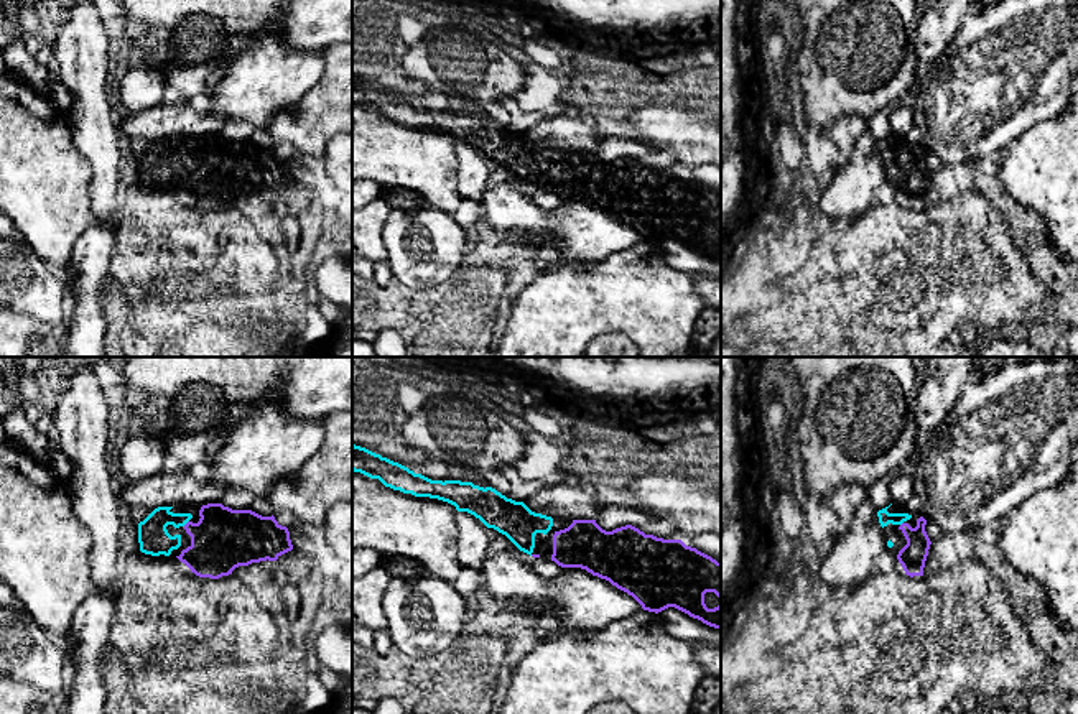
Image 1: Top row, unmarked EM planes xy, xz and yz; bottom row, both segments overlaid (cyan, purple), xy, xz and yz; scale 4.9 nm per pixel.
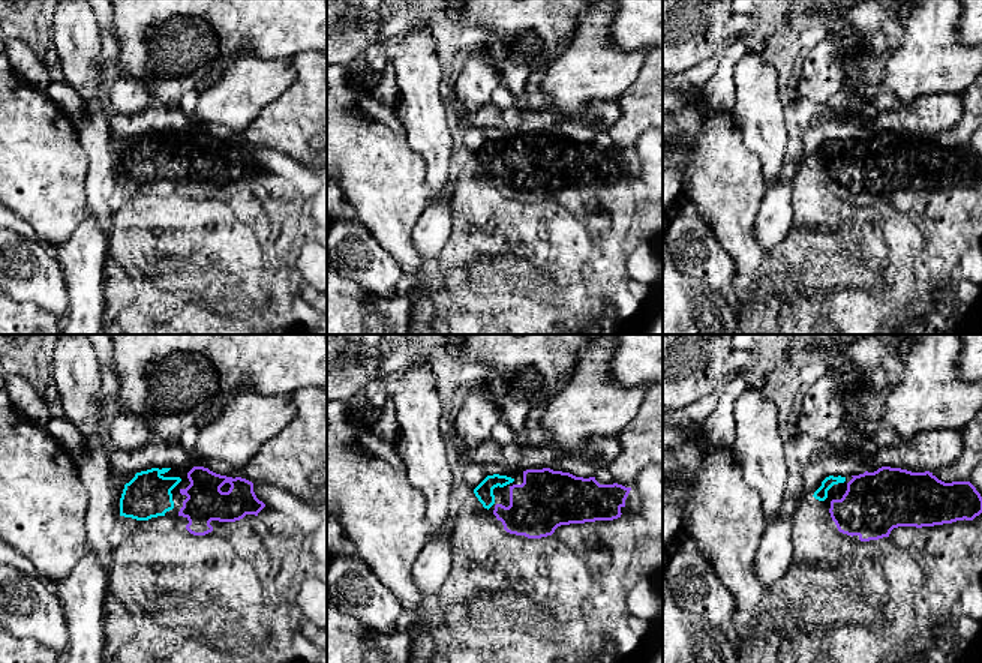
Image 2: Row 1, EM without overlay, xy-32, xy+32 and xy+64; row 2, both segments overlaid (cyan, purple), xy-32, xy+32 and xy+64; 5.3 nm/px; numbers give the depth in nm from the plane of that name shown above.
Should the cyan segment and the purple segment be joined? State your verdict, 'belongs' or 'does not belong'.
belongs

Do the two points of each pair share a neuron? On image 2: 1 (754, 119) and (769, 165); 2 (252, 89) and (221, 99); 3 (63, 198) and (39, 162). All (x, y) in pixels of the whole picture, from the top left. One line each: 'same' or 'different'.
1: same
2: same
3: same

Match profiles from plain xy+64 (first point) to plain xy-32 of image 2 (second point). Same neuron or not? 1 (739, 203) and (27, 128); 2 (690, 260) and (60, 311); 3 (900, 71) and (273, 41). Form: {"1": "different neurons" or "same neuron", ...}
{"1": "same neuron", "2": "same neuron", "3": "different neurons"}

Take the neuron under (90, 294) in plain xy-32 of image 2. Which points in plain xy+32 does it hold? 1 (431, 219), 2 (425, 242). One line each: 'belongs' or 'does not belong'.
1: belongs
2: belongs

